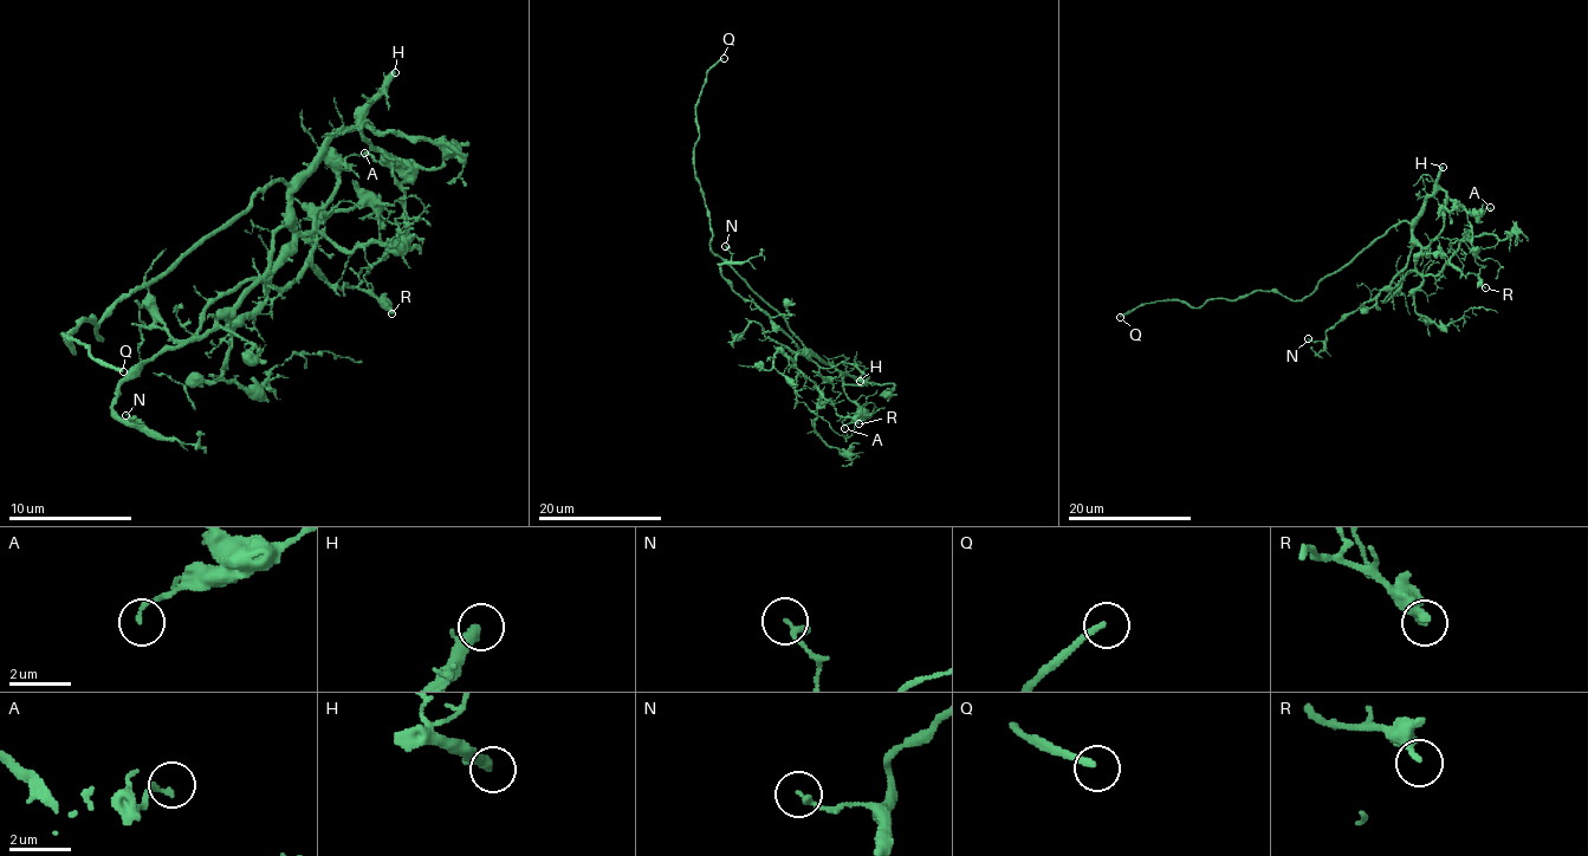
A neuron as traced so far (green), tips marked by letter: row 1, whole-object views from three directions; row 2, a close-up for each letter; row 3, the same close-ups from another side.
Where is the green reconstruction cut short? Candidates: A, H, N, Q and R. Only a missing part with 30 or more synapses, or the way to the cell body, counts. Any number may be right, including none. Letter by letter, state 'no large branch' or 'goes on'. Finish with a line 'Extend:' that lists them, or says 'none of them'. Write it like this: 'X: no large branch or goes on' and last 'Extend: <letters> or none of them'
A: no large branch
H: goes on
N: no large branch
Q: goes on
R: no large branch
Extend: H, Q

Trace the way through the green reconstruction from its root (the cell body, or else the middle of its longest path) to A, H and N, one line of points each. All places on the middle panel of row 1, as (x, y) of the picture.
A: (765, 300), (809, 350), (840, 373), (844, 393), (859, 407), (859, 416), (844, 428)
H: (765, 300), (820, 358), (860, 381)
N: (765, 300), (805, 350), (799, 350), (762, 311), (732, 289), (719, 264), (731, 260), (725, 246)

